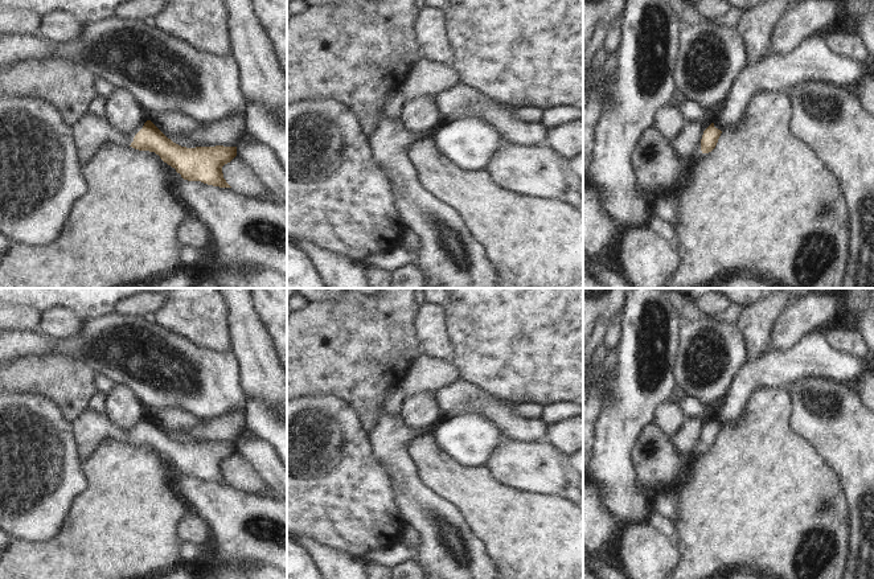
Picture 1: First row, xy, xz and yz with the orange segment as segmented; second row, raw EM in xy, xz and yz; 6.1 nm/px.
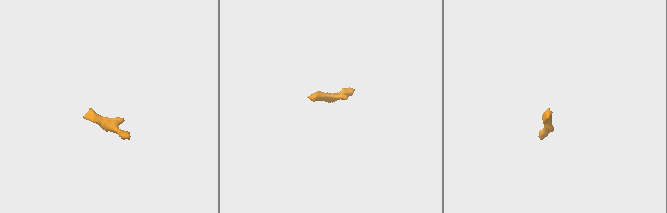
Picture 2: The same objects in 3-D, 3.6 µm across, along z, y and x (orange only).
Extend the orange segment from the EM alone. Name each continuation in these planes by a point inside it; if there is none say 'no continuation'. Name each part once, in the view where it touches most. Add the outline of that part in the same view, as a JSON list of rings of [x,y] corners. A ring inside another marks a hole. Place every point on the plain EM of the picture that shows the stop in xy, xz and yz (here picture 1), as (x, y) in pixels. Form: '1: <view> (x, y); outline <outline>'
1: xy (93, 428); outline [[[89,408],[75,422],[75,438],[81,447],[82,461],[87,461],[108,440],[130,443],[141,424],[143,422],[134,431],[126,431],[106,411],[97,412]]]

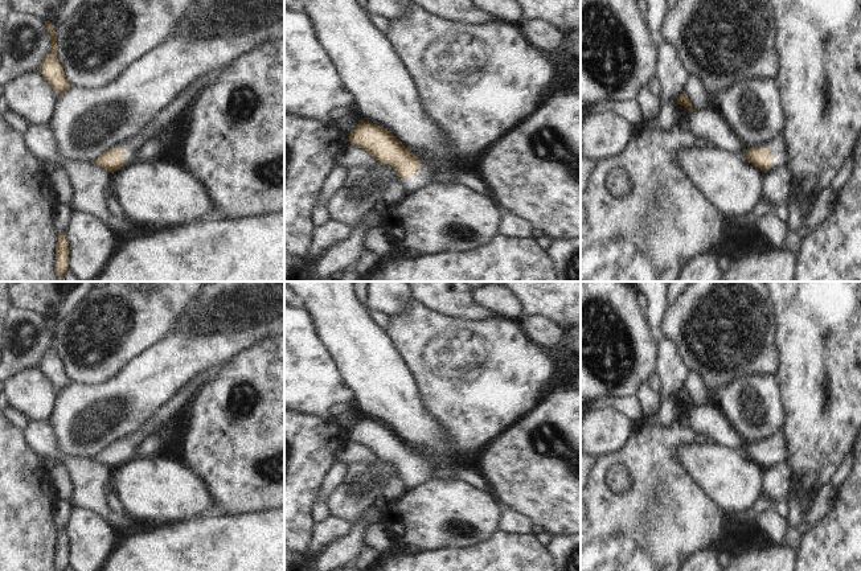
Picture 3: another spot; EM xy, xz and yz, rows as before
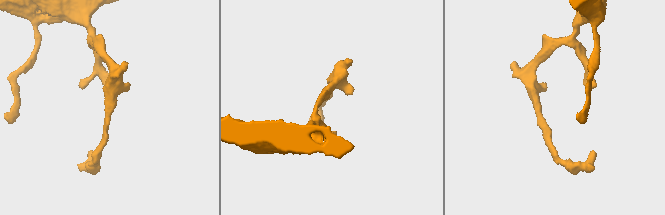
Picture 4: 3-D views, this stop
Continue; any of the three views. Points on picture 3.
1: xz (410, 480); outline [[[421,459],[421,464],[418,467],[417,473],[405,473],[401,475],[401,478],[406,486],[406,490],[418,486],[429,480],[429,476],[436,469],[435,464],[432,464],[429,459]]]

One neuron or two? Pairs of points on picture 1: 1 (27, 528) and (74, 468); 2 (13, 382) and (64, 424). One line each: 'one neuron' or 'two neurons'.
1: one neuron
2: two neurons

